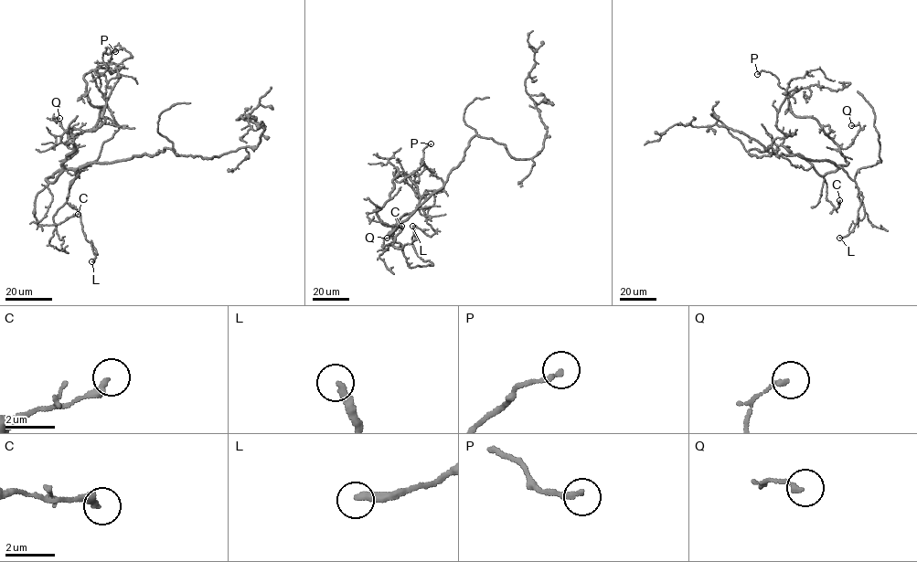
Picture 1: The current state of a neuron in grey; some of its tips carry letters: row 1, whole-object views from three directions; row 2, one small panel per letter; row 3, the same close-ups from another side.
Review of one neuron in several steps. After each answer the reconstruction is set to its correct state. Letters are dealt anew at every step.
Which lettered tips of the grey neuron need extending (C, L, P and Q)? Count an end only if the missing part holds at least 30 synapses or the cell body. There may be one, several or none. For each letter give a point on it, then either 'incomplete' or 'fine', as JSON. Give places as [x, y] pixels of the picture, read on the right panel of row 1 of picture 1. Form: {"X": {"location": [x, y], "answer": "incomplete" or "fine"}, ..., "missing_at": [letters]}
{"C": {"location": [839, 200], "answer": "fine"}, "L": {"location": [839, 238], "answer": "fine"}, "P": {"location": [757, 74], "answer": "fine"}, "Q": {"location": [851, 125], "answer": "fine"}, "missing_at": []}

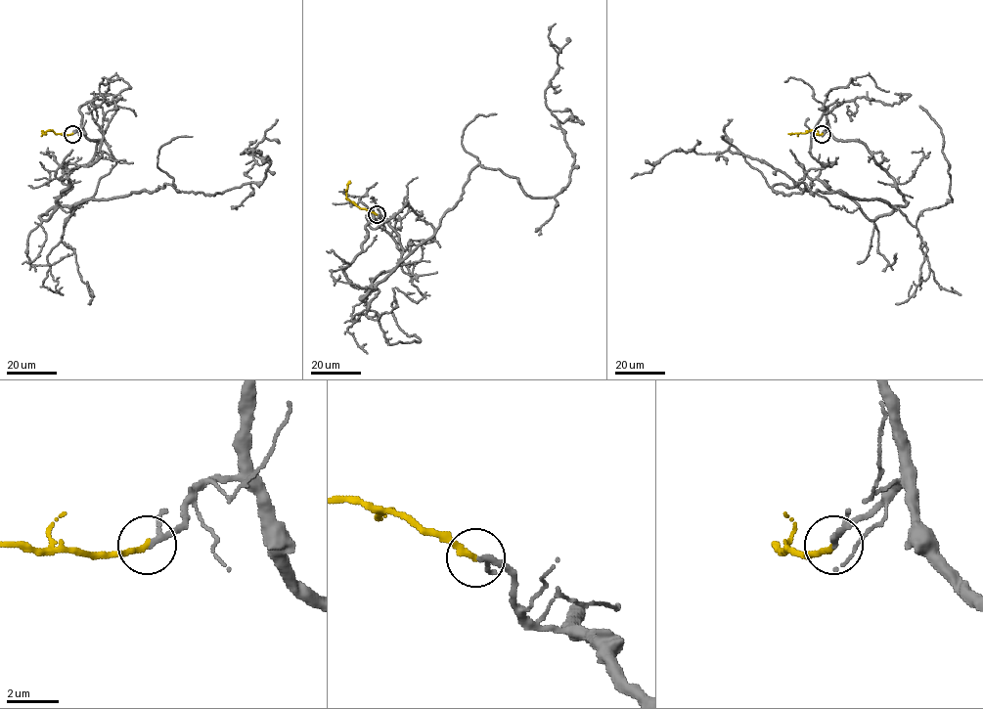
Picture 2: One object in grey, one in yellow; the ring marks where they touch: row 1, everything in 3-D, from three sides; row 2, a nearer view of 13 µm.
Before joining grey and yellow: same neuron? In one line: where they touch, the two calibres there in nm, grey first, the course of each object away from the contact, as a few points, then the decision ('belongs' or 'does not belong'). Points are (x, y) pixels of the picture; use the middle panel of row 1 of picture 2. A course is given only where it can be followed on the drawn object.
(377, 214) | 160/260 nm | grey via (377, 214), (403, 255), (362, 298), (477, 165), (559, 194), (574, 157), (546, 105), (555, 23) | yellow via (377, 214), (360, 209), (346, 198), (349, 181) | belongs

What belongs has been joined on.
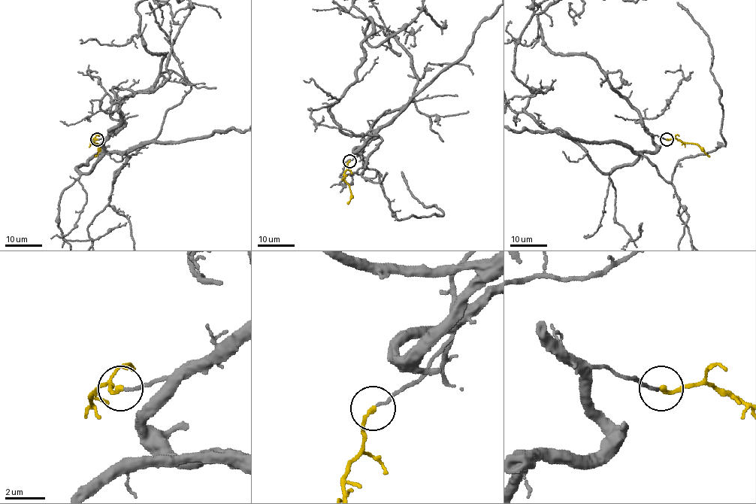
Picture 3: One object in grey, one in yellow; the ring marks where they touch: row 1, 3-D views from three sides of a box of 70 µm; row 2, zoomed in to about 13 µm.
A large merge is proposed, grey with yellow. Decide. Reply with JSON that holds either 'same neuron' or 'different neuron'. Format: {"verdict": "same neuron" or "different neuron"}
{"verdict": "same neuron"}

